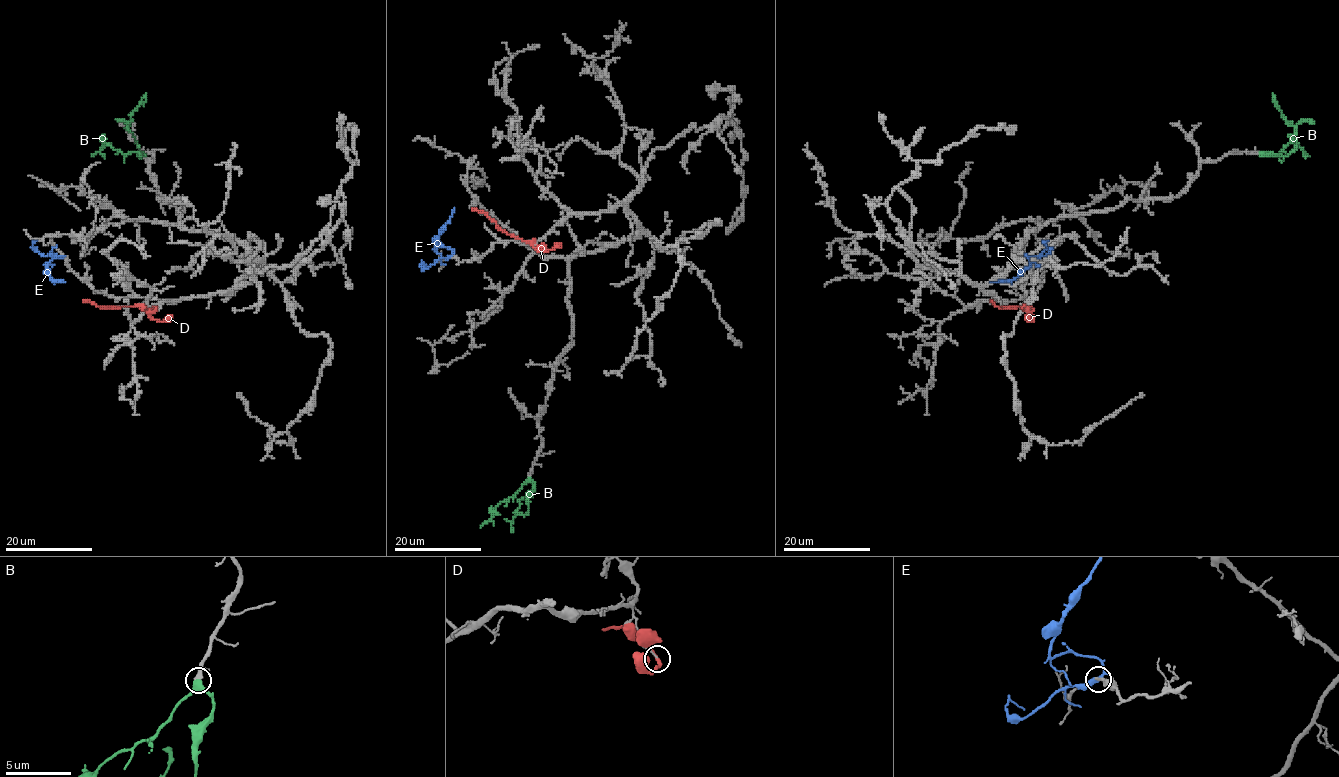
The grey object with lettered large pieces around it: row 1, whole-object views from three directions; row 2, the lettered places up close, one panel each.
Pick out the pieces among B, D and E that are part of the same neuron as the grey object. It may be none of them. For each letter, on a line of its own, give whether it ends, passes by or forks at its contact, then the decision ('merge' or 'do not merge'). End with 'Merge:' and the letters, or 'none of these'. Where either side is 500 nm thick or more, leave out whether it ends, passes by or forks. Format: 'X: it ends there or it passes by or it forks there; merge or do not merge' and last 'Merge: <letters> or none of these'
B: it passes by; merge
D: it passes by; do not merge
E: it passes by; do not merge
Merge: B

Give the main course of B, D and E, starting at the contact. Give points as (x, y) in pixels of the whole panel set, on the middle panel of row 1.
B: (529, 477), (534, 490), (529, 499), (527, 513), (518, 514), (519, 502), (534, 492), (532, 496)
D: (538, 251), (527, 241), (504, 232), (486, 215), (471, 207)
E: (451, 255), (450, 249), (435, 247), (435, 243), (455, 208)

